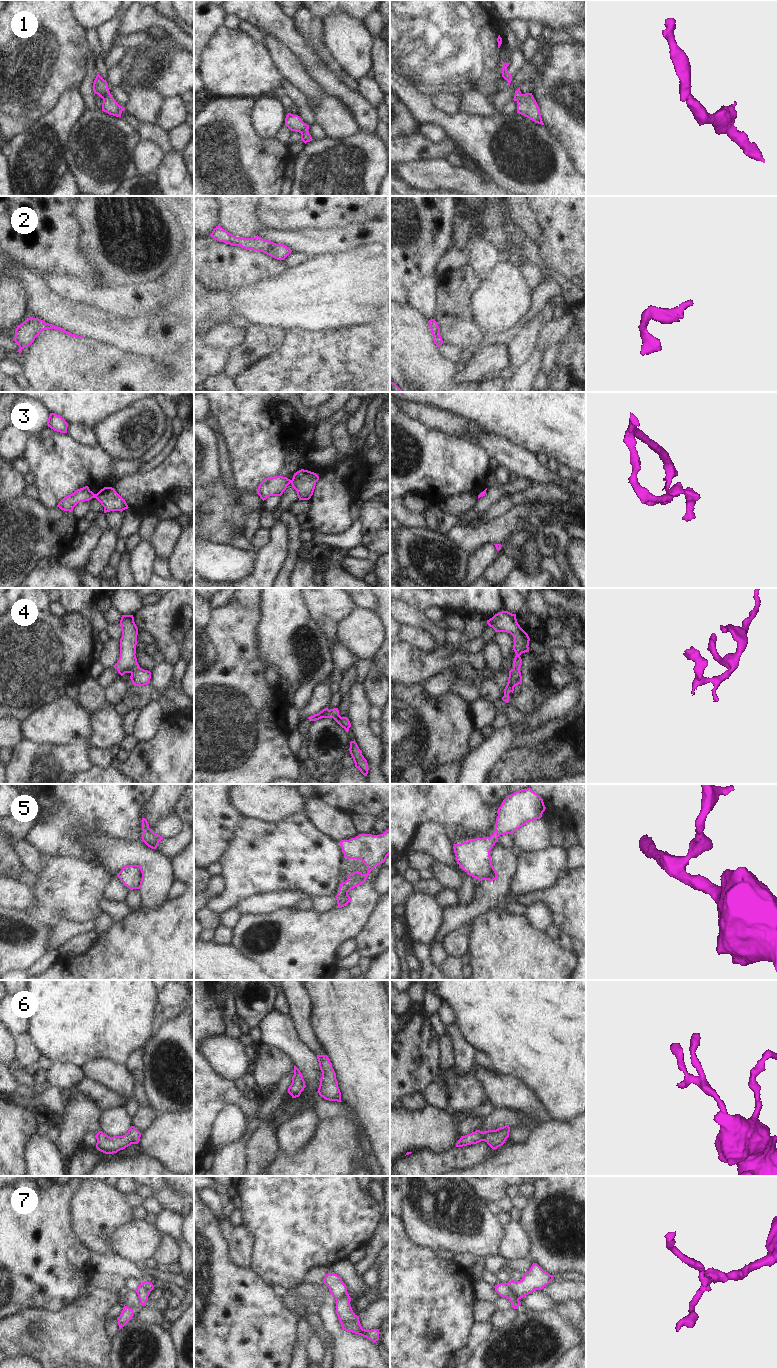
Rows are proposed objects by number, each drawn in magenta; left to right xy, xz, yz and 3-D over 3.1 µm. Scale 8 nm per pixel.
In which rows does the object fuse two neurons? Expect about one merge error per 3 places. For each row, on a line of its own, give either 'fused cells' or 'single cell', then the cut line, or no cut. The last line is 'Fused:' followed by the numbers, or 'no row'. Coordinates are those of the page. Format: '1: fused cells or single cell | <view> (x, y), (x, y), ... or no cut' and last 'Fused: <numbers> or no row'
1: single cell | no cut
2: single cell | no cut
3: fused cells | xy (94, 494), (95, 497)
4: single cell | no cut
5: single cell | no cut
6: single cell | no cut
7: fused cells | yz (506, 1283), (518, 1299)
Fused: 3, 7

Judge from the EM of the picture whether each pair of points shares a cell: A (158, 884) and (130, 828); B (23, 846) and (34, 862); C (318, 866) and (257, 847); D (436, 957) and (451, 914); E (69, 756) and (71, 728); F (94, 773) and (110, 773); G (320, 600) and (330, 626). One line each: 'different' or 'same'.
A: different
B: same
C: same
D: different
E: different
F: same
G: same

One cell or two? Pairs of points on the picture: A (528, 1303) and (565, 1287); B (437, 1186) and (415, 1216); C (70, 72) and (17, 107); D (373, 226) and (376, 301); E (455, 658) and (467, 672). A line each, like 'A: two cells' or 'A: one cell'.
A: one cell
B: one cell
C: one cell
D: two cells
E: two cells

